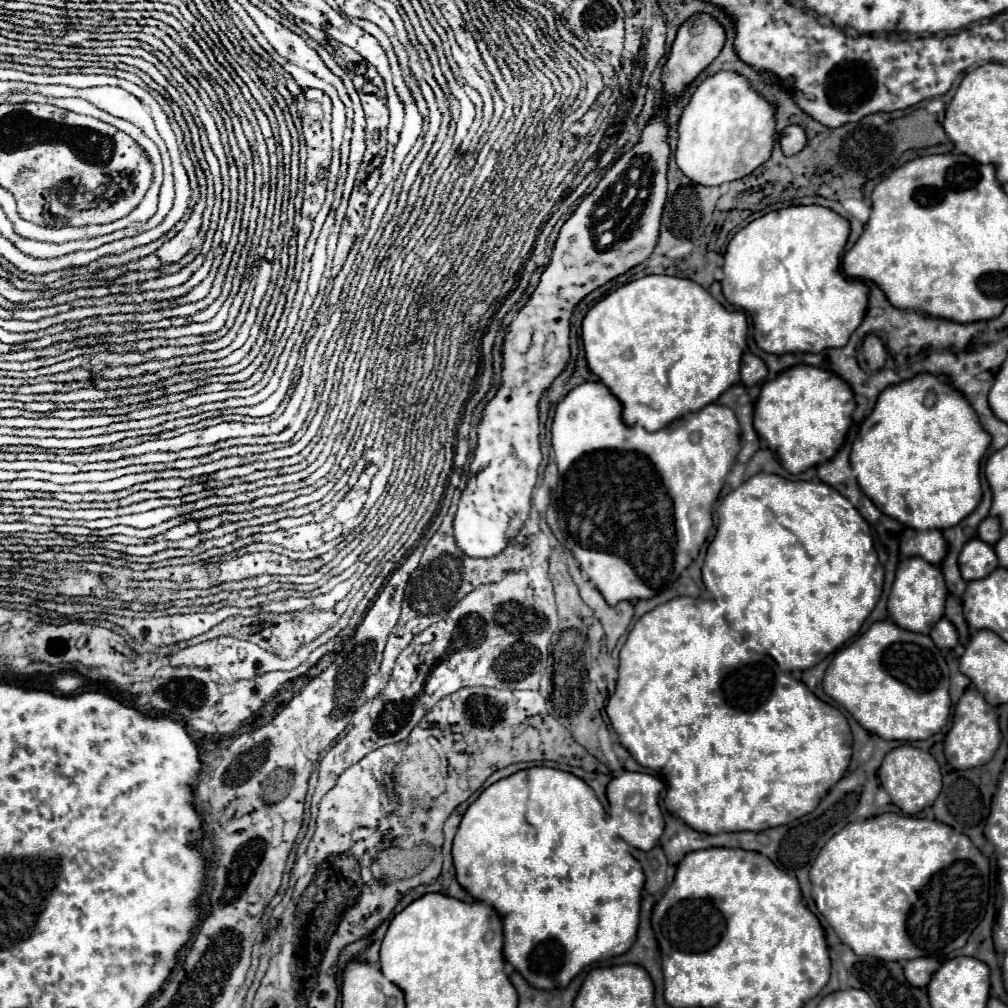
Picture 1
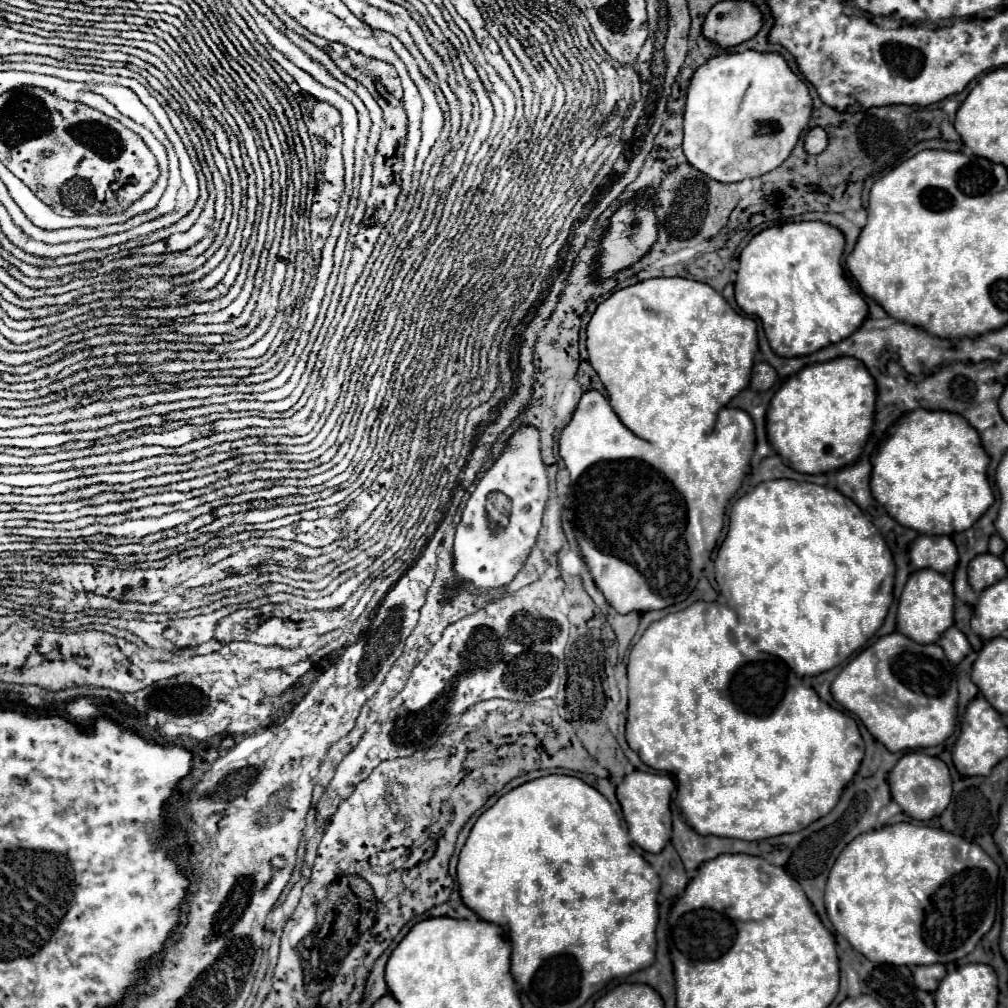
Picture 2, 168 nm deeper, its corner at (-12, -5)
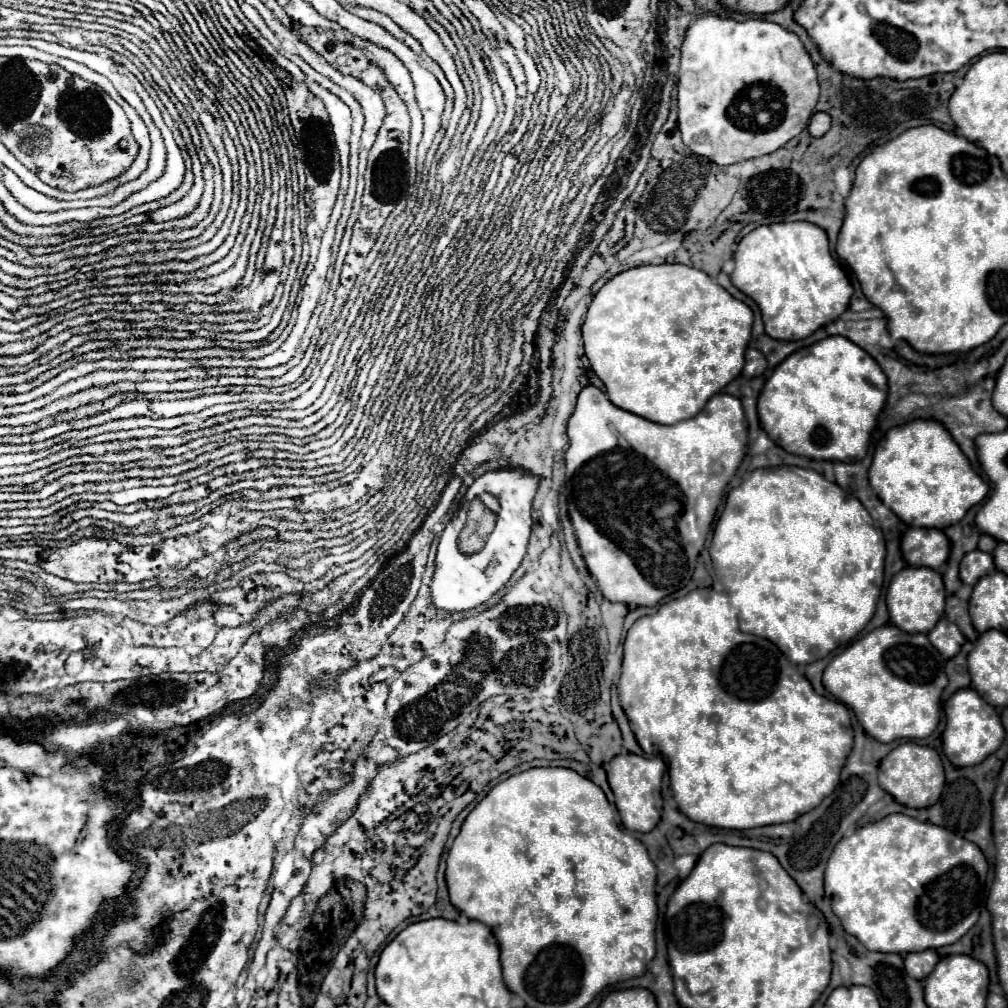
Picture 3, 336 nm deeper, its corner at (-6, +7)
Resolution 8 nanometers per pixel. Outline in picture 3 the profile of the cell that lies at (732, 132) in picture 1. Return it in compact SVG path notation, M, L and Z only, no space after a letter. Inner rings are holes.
M705 12L687 28L681 46L681 72L677 84L679 130L683 142L699 156L721 166L771 154L799 136L807 126L819 100L815 64L795 32L767 20L733 20ZM745 86L769 86L781 90L785 112L773 120L771 114L755 114L755 102L733 102Z

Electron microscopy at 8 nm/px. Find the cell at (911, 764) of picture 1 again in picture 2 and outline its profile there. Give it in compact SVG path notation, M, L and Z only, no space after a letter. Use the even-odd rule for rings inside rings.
M907 752L889 772L889 788L893 800L901 806L905 814L915 820L931 820L939 816L951 802L951 776L943 760L927 756L923 752Z

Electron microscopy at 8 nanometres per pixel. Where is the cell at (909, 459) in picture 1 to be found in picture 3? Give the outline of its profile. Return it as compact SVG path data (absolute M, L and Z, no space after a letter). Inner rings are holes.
M913 420L905 426L891 428L885 440L877 446L873 454L873 464L869 468L869 482L875 494L889 506L905 524L915 528L939 528L945 530L947 526L957 524L971 506L979 504L987 492L987 482L973 472L969 460L961 452L961 448L951 440L947 428L935 420Z

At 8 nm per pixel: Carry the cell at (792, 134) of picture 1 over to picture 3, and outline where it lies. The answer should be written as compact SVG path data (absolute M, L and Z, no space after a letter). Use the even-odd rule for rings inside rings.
M815 112L809 120L809 134L811 136L823 136L831 128L831 116L825 112Z

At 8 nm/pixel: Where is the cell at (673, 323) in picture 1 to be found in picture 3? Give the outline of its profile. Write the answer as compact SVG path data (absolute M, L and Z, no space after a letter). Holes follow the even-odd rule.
M661 264L637 266L611 278L595 294L581 330L591 368L605 384L615 406L657 424L677 424L693 418L713 394L741 374L751 324L751 308L735 300L703 270L685 264Z

